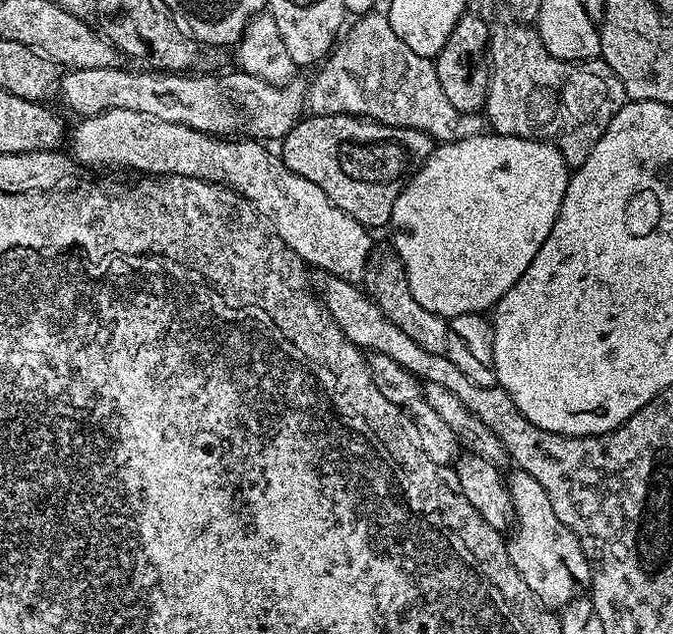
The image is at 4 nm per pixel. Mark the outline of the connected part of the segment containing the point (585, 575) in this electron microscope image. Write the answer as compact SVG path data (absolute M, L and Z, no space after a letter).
M513 471L507 473L506 483L516 511L516 537L507 541L508 557L541 605L548 610L559 610L589 591L592 571L576 535L558 522L558 514L554 514L544 487L531 474Z

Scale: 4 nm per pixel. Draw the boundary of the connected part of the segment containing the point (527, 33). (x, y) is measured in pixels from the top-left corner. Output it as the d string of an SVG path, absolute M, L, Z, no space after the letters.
M511 26L505 32L500 32L491 37L490 40L490 79L488 82L488 102L486 105L486 113L488 112L488 120L492 123L491 131L498 136L522 136L525 140L543 140L555 144L556 148L562 154L562 158L569 166L579 166L582 162L586 162L586 158L590 154L590 150L598 142L598 138L607 128L609 122L612 121L612 115L618 111L620 105L625 103L626 97L624 87L621 86L619 78L609 70L608 65L603 62L573 62L570 60L559 60L554 58L546 50L546 46L542 46L540 36L532 26Z

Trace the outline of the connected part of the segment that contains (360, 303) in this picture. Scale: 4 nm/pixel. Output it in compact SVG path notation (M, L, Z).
M321 268L309 273L309 289L327 309L335 324L342 330L344 337L362 350L371 350L386 354L404 369L410 370L423 381L434 381L440 385L440 376L444 376L445 353L428 352L400 327L393 323L384 312L357 285L338 279Z

